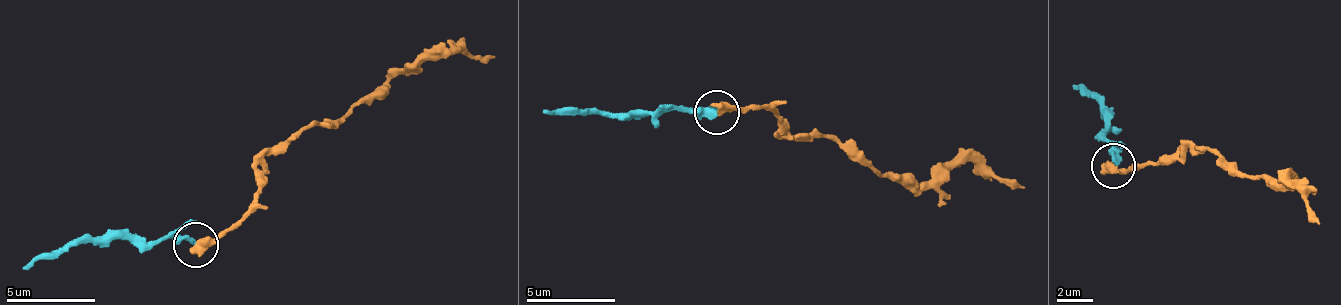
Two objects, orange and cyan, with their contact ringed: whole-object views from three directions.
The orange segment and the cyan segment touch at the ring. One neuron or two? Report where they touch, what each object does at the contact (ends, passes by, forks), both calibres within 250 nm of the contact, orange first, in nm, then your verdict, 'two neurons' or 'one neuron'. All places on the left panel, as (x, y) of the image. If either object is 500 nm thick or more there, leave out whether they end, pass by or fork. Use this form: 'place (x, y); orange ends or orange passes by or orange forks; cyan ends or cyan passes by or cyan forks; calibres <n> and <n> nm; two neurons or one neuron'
place (195, 245); calibres 600 and 280 nm; two neurons

